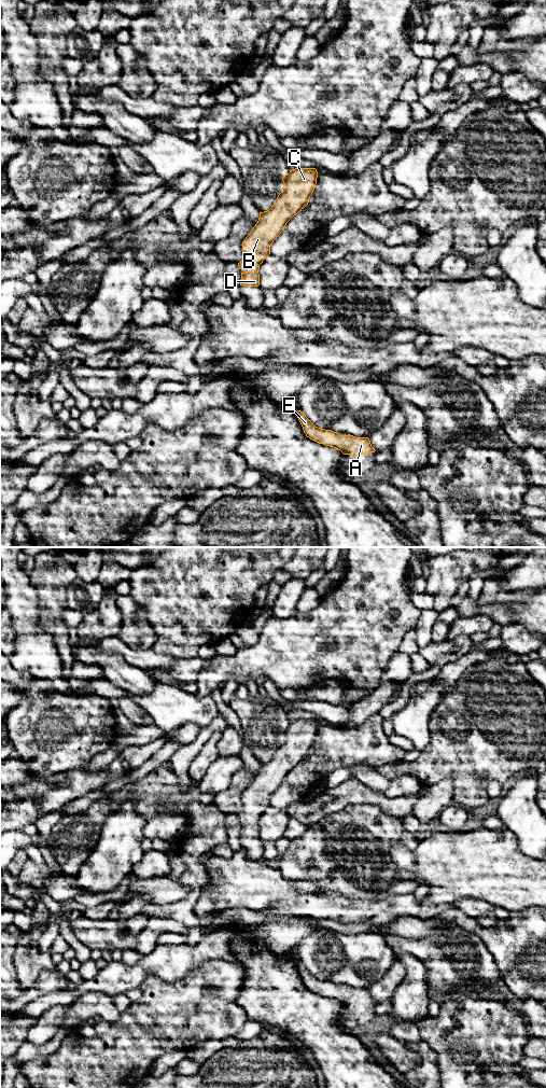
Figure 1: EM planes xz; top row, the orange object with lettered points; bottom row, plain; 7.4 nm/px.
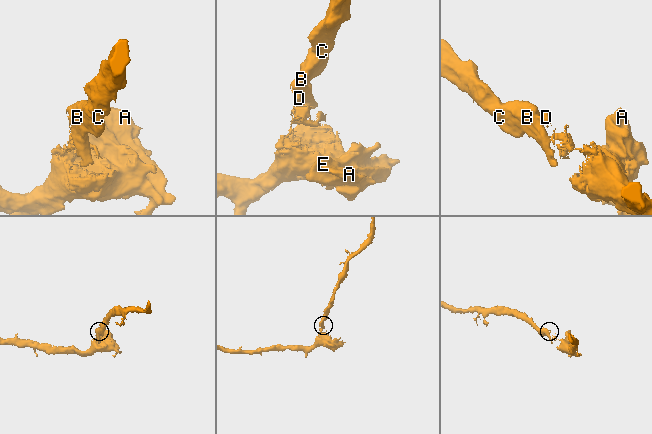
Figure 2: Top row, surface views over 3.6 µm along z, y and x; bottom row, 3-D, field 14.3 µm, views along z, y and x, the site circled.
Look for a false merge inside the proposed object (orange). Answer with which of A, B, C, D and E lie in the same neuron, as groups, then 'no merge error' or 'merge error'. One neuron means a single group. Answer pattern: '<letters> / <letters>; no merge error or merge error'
A B C D E; no merge error

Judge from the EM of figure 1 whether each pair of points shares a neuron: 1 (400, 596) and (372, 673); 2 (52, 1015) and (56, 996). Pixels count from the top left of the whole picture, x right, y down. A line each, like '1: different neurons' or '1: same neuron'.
1: same neuron
2: different neurons

